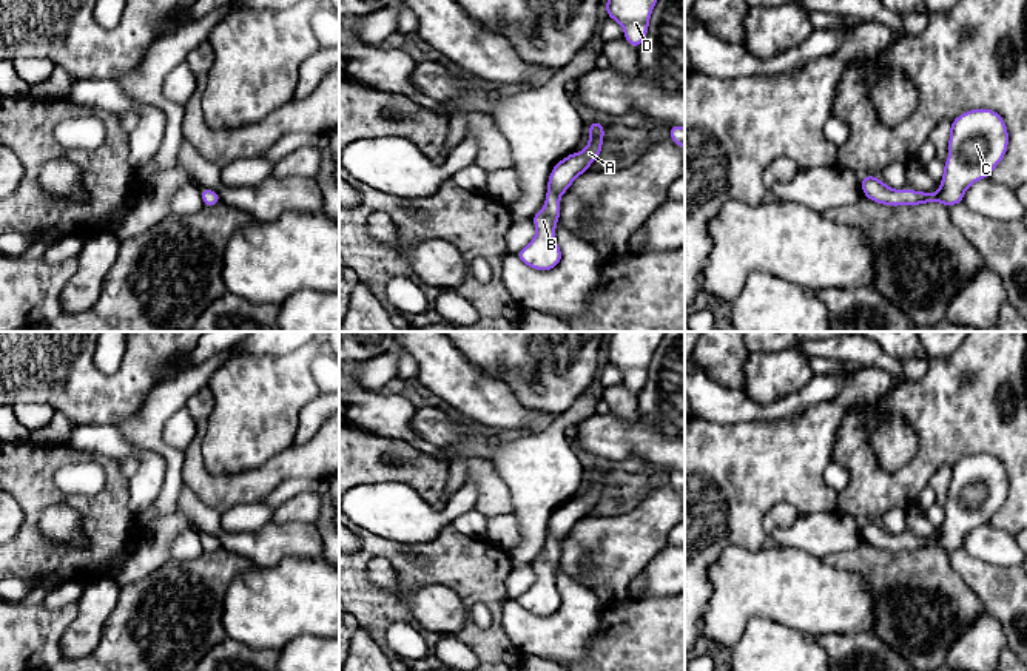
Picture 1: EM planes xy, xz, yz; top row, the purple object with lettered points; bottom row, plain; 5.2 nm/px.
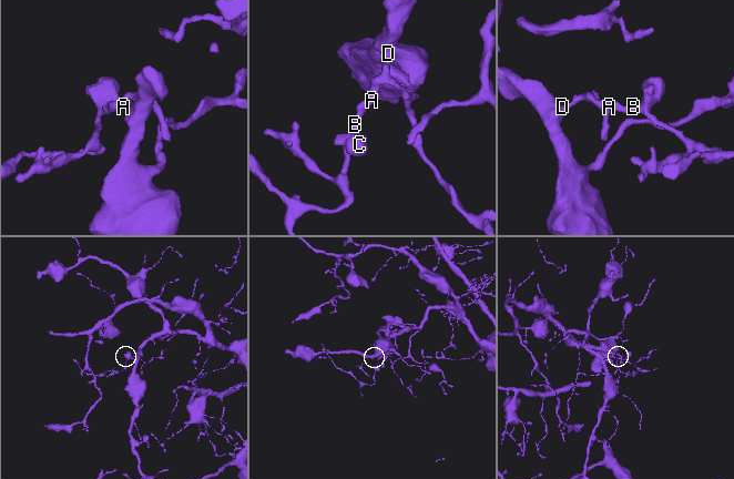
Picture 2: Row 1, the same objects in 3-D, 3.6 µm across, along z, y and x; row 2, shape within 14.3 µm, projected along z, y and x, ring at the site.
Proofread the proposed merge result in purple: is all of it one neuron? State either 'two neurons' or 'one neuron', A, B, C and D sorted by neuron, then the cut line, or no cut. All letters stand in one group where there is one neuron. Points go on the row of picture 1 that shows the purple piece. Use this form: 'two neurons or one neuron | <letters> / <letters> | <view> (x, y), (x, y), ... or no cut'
one neuron | A B C D | no cut

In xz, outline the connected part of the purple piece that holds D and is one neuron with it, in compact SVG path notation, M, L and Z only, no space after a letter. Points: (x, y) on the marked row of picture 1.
M606 0L606 15L618 22L623 29L623 39L637 49L648 35L649 17L657 0Z

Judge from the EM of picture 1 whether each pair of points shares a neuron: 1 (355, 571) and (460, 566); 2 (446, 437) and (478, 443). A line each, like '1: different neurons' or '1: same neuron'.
1: same neuron
2: same neuron

